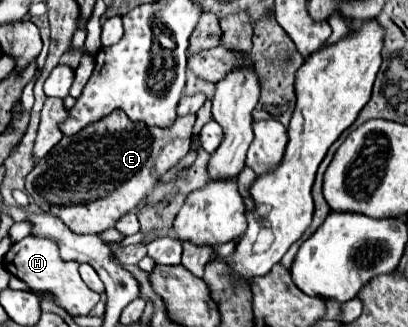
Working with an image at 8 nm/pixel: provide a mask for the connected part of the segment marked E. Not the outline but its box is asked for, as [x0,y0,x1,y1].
[25,111,195,233]

